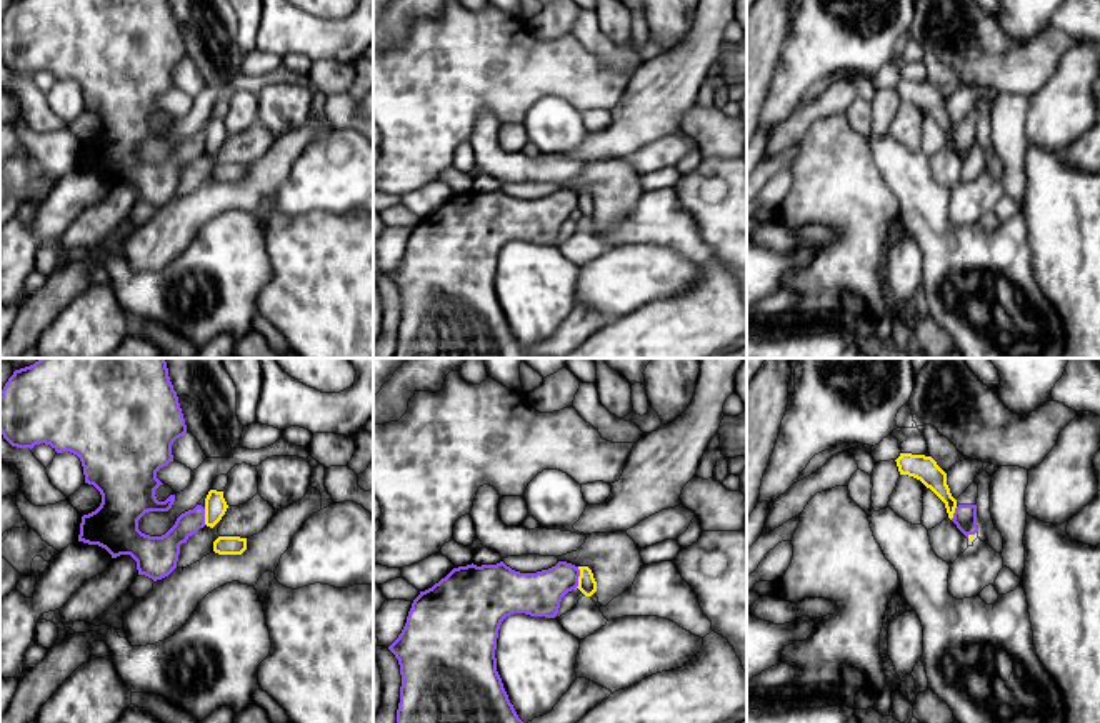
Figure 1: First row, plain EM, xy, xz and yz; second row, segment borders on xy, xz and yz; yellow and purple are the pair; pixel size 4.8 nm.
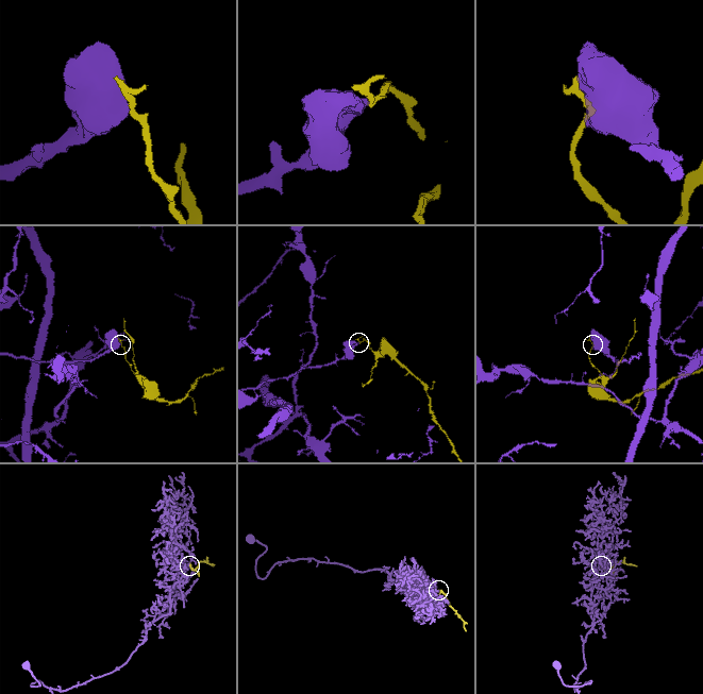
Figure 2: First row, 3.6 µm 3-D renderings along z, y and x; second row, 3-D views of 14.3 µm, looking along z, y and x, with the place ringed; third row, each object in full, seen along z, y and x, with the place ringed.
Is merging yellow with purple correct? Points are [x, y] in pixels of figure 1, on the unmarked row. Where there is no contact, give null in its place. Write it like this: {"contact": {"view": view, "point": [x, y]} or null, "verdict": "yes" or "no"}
{"contact": {"view": "xz", "point": [579, 204]}, "verdict": "no"}

